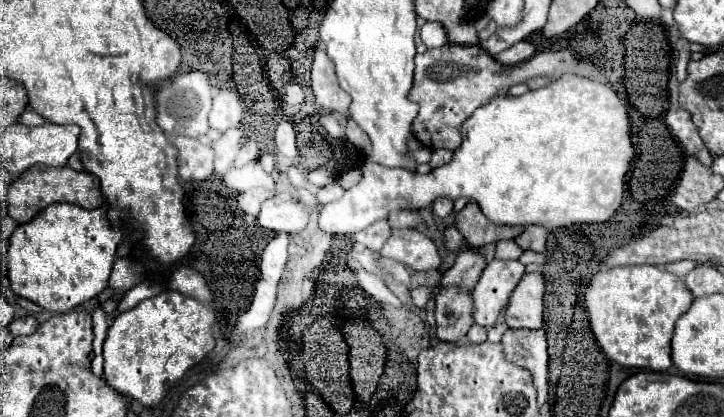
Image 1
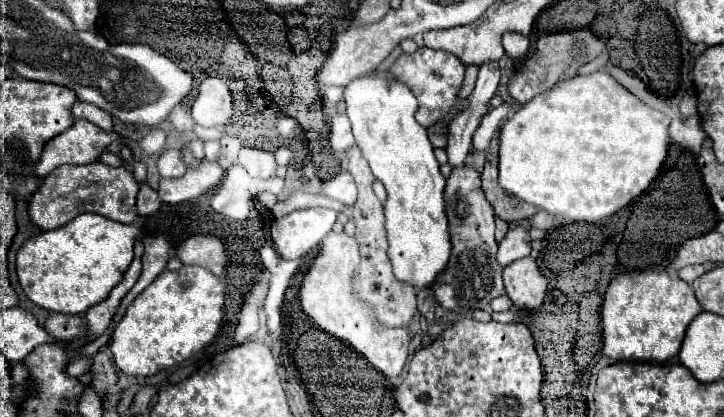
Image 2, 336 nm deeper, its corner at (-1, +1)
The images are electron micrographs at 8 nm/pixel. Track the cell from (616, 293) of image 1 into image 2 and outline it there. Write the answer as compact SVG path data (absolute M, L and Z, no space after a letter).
M629 272L611 280L601 304L601 356L615 362L667 362L679 354L691 320L701 312L693 286L669 272Z

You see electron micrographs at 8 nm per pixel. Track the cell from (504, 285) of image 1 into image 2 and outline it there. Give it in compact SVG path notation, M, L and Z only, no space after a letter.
M515 226L507 232L507 236L499 242L497 260L501 266L507 266L519 258L529 256L531 252L531 238L523 226Z

